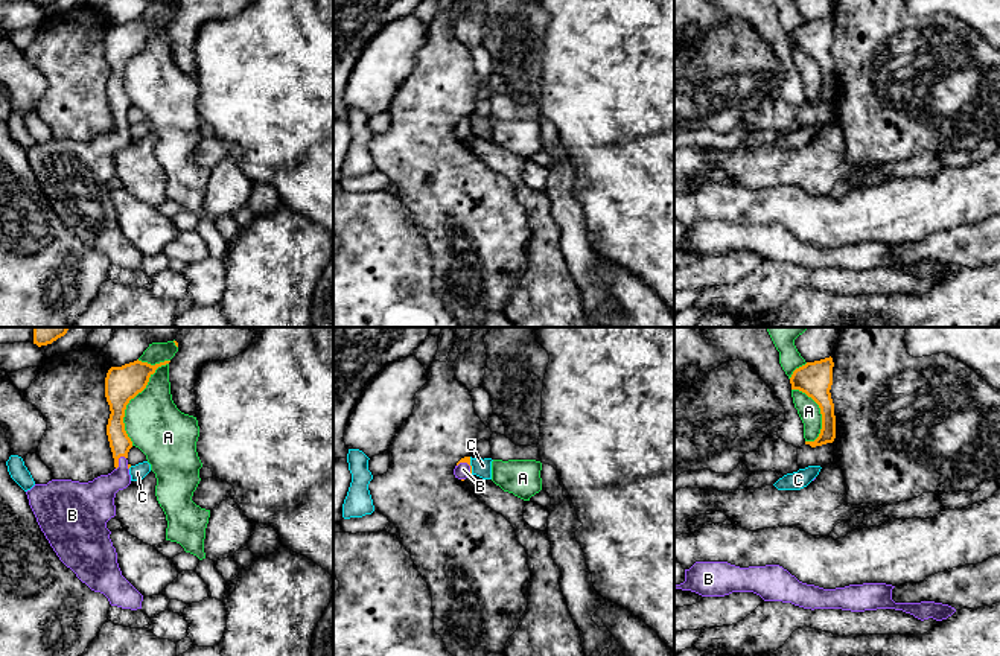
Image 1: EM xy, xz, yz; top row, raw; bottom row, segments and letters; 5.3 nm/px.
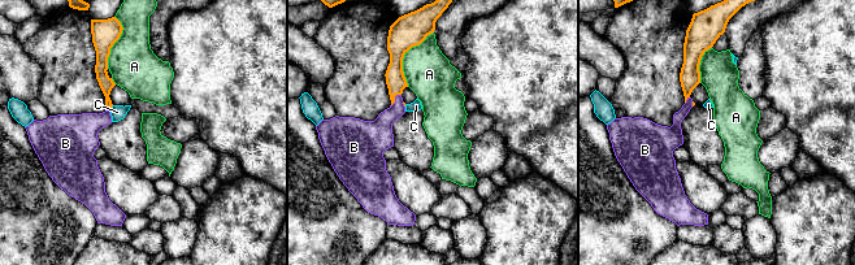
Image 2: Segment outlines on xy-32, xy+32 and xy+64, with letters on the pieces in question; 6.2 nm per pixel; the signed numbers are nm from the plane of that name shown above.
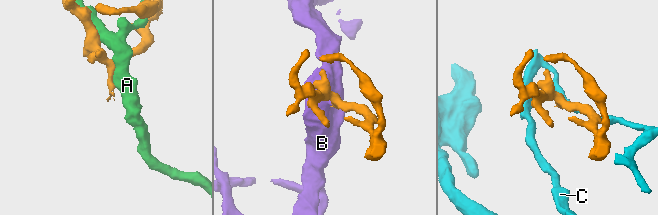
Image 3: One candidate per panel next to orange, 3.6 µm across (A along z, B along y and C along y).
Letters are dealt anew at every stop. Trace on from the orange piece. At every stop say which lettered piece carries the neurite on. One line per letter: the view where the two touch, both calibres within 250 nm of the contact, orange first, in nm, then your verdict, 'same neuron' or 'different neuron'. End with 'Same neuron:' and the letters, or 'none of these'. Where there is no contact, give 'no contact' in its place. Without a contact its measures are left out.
A: meets orange in xy; 190 nm thick on the orange side, 300 nm on the other; different neuron
B: meets orange in xy; 110 nm thick on the orange side, 220 nm on the other; same neuron
C: meets orange in xz; 30 nm thick on the orange side, 100 nm on the other; different neuron
Same neuron: B

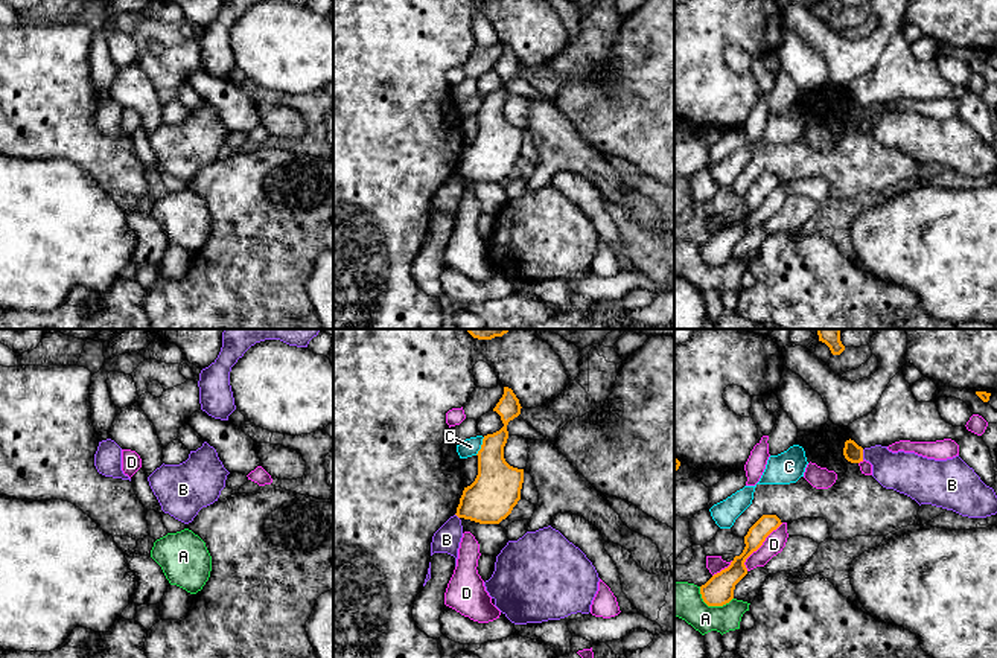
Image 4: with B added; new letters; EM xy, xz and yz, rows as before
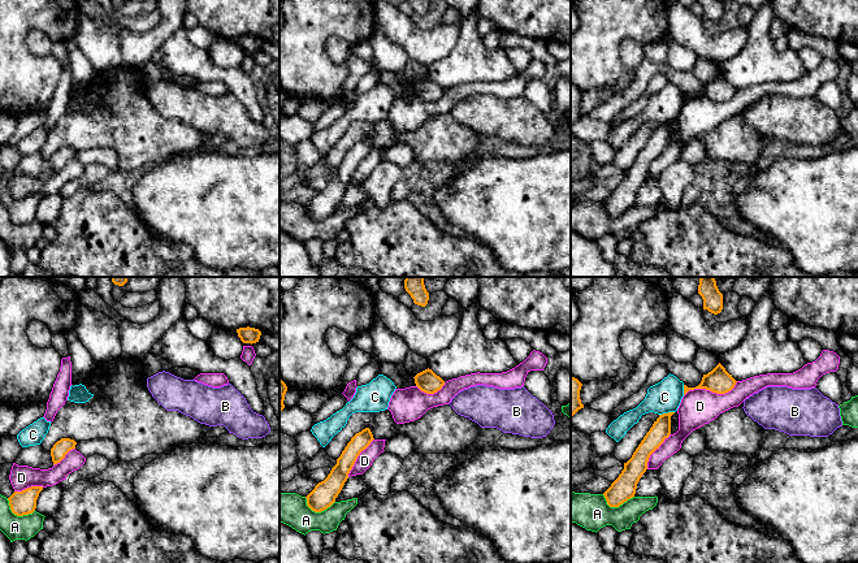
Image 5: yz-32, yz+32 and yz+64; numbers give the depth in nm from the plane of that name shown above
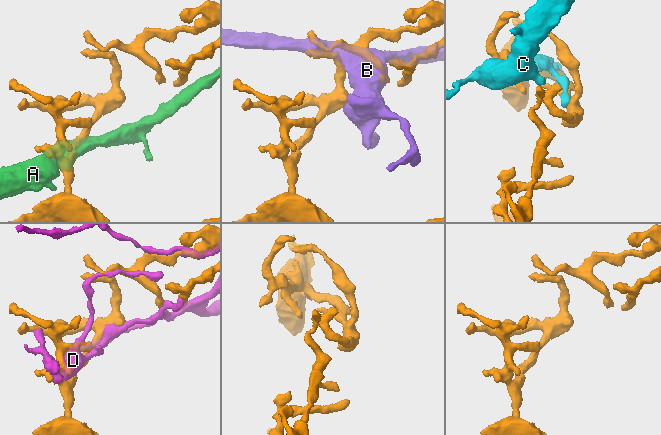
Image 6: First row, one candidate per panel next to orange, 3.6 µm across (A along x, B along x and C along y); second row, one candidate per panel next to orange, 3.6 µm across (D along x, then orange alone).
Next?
A: meets orange in yz; 160 nm thick on the orange side, 190 nm on the other; different neuron
B: meets orange in yz; 100 nm thick on the orange side, 220 nm on the other; different neuron
C: meets orange in xz; 260 nm thick on the orange side, 90 nm on the other; different neuron
D: meets orange in yz; 110 nm thick on the orange side, 110 nm on the other; different neuron
Same neuron: none of these

